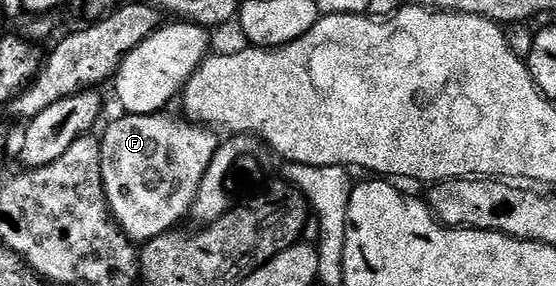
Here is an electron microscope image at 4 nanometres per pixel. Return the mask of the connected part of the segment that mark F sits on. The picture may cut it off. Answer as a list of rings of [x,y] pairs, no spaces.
[[[157,114],[154,116],[130,116],[121,115],[121,120],[116,120],[108,129],[104,136],[99,137],[100,153],[102,154],[102,182],[104,183],[104,193],[108,199],[108,209],[112,211],[112,216],[116,220],[116,225],[124,231],[125,236],[133,242],[147,242],[153,240],[155,236],[160,236],[164,232],[171,232],[177,227],[176,223],[180,219],[187,217],[192,211],[192,204],[195,202],[199,187],[202,186],[203,176],[211,164],[211,160],[216,154],[218,147],[217,133],[207,126],[201,126],[195,122],[189,122],[187,119],[179,118],[175,120],[169,114]]]

